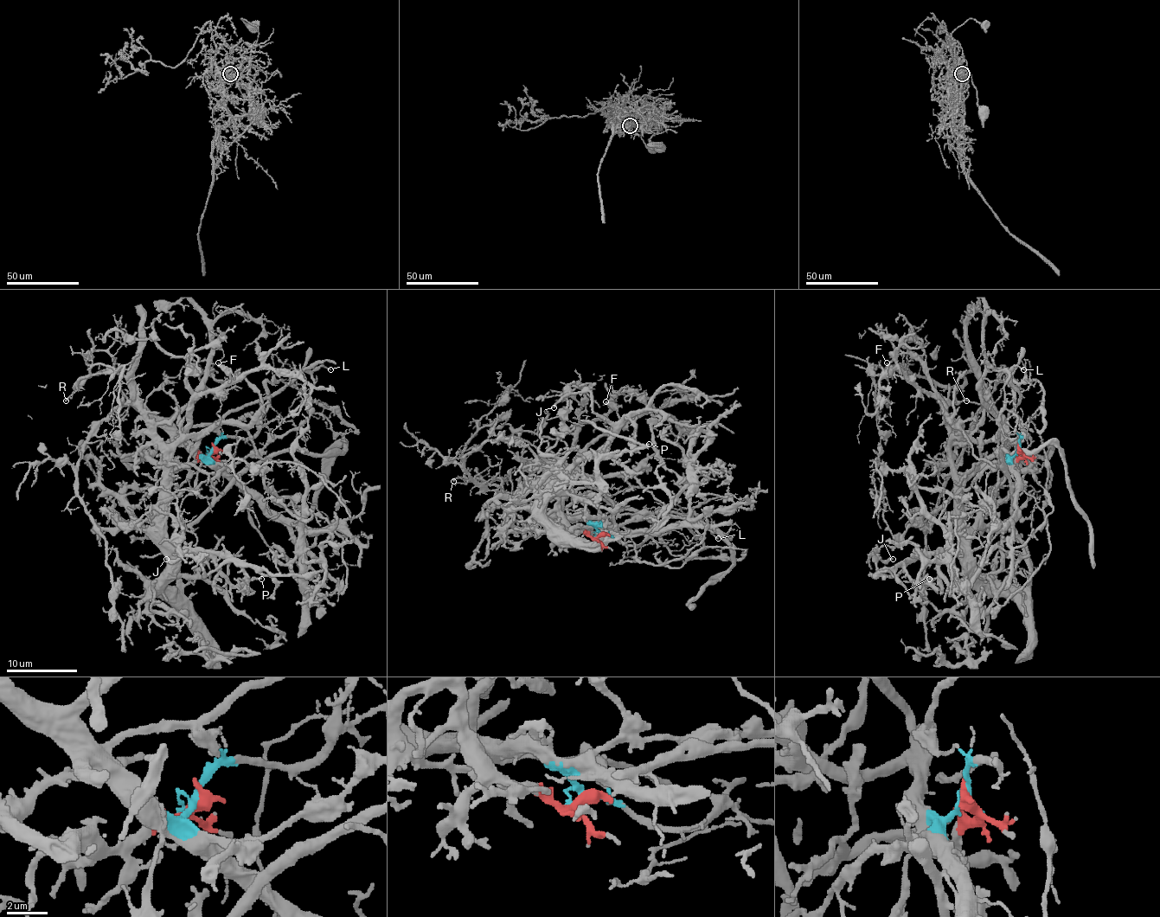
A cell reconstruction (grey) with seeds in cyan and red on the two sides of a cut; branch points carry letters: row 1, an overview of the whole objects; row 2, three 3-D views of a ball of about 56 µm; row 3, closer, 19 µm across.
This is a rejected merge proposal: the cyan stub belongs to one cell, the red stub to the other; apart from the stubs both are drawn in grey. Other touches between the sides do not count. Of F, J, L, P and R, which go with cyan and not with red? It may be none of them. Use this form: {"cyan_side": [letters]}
{"cyan_side": ["F", "L", "R"]}

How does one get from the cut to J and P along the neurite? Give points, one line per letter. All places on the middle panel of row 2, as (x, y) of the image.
J: (599, 535), (559, 514), (554, 475), (589, 459), (613, 427), (589, 392), (554, 407)
P: (599, 535), (586, 535), (559, 514), (554, 475), (589, 459), (624, 419), (635, 427), (635, 443), (649, 443)

